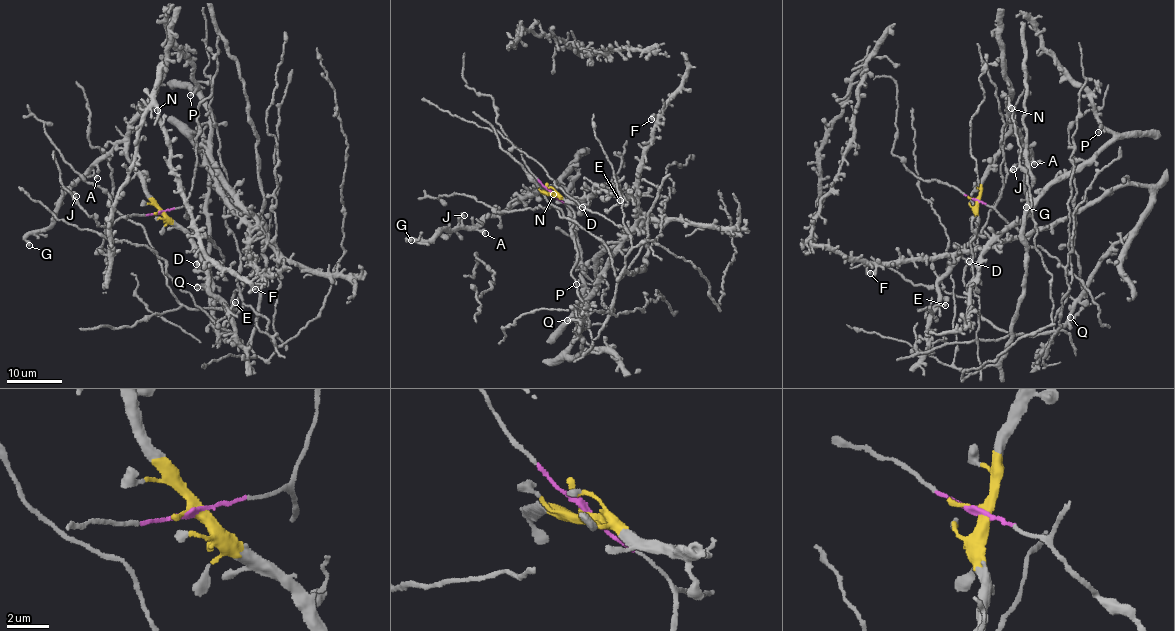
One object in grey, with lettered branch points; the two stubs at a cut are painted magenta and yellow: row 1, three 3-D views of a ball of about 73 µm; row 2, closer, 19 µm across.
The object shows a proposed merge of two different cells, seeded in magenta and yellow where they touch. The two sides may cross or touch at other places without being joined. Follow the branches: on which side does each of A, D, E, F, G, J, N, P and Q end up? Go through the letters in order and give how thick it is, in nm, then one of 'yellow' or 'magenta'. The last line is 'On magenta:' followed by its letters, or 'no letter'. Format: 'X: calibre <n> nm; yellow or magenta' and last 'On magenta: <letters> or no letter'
A: calibre 480 nm; yellow
D: calibre 480 nm; yellow
E: calibre 440 nm; yellow
F: calibre 480 nm; magenta
G: calibre 360 nm; yellow
J: calibre 440 nm; yellow
N: calibre 360 nm; yellow
P: calibre 280 nm; magenta
Q: calibre 360 nm; magenta
On magenta: F, P, Q

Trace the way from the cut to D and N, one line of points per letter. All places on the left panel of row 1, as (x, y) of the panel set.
D: (160, 212), (186, 234), (201, 262), (196, 264)
N: (160, 212), (127, 151), (127, 128), (145, 109), (156, 110)

